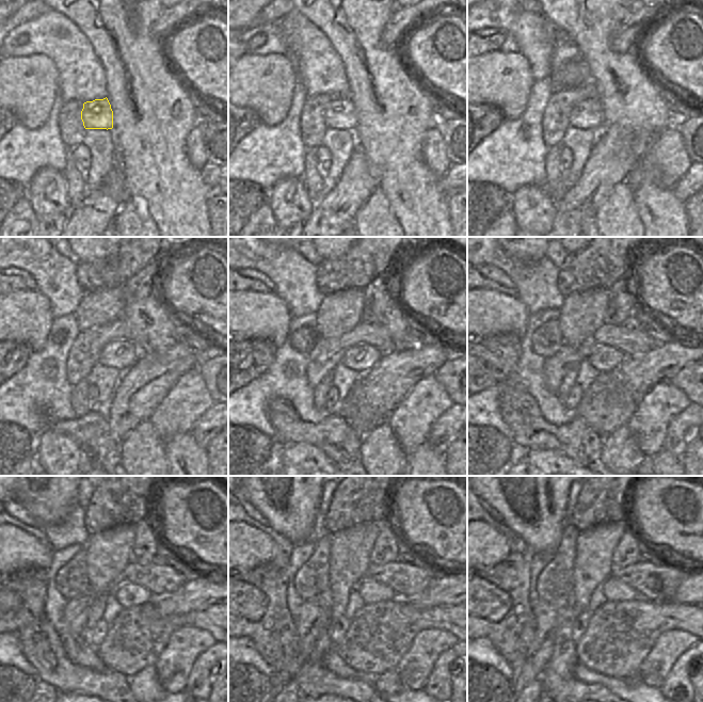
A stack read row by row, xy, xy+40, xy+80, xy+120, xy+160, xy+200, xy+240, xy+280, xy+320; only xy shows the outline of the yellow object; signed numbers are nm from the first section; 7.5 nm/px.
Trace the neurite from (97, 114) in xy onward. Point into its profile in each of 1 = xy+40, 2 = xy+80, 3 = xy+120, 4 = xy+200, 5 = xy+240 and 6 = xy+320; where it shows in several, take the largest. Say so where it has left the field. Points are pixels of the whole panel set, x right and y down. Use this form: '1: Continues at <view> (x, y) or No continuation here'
1: Continues at xy+40 (339, 114)
2: Continues at xy+80 (588, 114)
3: Continues at xy+120 (121, 354)
4: Continues at xy+200 (604, 359)
5: Continues at xy+240 (128, 595)
6: Continues at xy+320 (614, 591).

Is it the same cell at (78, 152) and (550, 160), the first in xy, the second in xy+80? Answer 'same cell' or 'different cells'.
different cells

